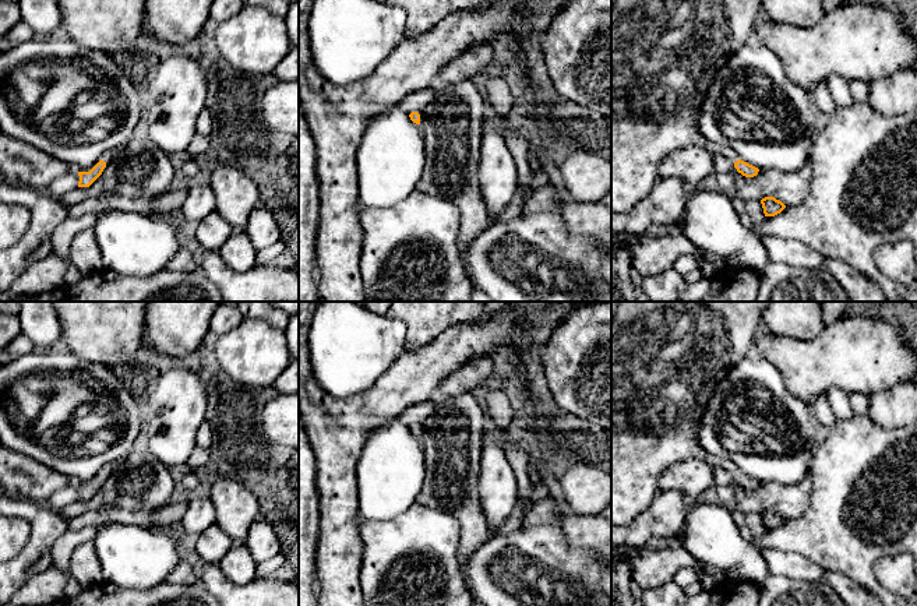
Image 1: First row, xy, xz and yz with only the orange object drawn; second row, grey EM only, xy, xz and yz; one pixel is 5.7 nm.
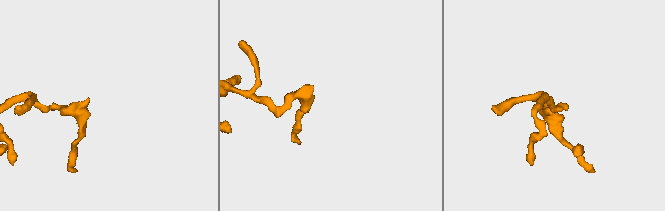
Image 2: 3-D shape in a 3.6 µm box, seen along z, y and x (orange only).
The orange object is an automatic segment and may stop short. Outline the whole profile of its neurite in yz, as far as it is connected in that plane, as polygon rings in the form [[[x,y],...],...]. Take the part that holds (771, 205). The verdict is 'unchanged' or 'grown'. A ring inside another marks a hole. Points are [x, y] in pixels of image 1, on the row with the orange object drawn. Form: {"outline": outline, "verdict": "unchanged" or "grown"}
{"outline": [[[765,197],[761,200],[765,216],[775,216],[780,214],[786,205],[775,197]]], "verdict": "unchanged"}

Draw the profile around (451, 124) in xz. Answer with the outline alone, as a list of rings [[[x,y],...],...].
[[[473,81],[435,82],[434,88],[434,99],[419,110],[424,170],[416,190],[458,207],[459,247],[466,265],[468,244],[493,223],[479,184],[484,105]]]

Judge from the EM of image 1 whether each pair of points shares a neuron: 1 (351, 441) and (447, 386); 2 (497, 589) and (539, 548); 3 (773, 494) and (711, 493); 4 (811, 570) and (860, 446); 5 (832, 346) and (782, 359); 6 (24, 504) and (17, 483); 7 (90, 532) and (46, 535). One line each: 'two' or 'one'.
1: two
2: one
3: one
4: two
5: one
6: two
7: two

